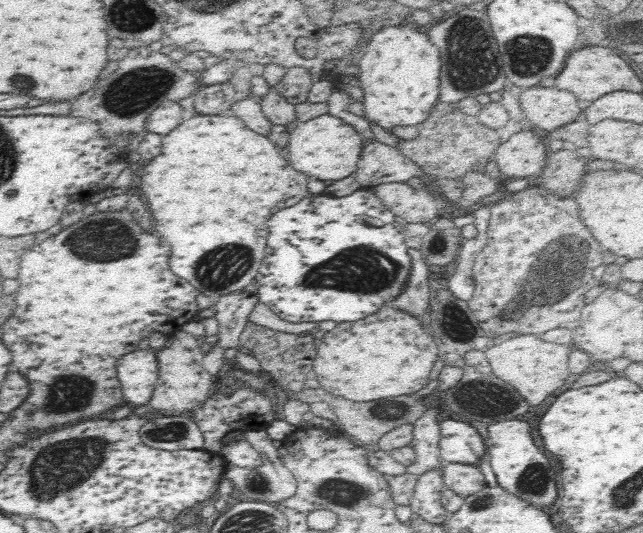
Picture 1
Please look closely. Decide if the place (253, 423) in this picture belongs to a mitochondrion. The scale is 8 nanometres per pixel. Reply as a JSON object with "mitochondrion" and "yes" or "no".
{"mitochondrion":"no"}

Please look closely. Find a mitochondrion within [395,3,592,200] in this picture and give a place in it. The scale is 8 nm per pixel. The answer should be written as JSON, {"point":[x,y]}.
{"point":[472,64]}

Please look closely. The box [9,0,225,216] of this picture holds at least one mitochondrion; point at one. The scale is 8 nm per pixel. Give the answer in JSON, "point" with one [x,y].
{"point":[131,93]}

